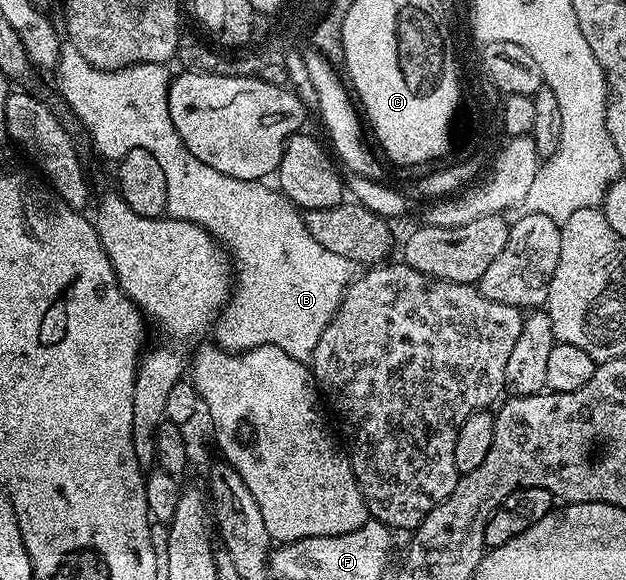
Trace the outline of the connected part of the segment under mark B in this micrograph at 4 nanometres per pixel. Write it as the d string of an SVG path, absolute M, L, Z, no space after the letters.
M64 44L60 48L54 77L65 104L92 137L93 148L102 157L112 160L119 160L134 148L146 148L146 152L162 164L162 173L166 175L167 213L178 220L200 226L230 255L234 267L234 289L228 305L216 319L215 345L231 354L259 346L273 346L282 348L286 356L294 356L294 360L307 363L314 348L318 348L318 340L322 340L322 332L326 332L326 324L330 324L336 315L346 288L357 277L358 267L346 260L346 256L338 256L322 248L322 244L310 236L301 211L279 189L271 190L263 181L234 180L234 176L217 172L210 168L210 164L202 164L202 160L198 160L198 156L182 144L182 136L178 136L174 128L174 120L170 120L168 87L174 74L168 68L162 62L140 62L137 66L123 66L121 70L99 70L86 60L86 56L82 56L82 52L78 52L78 48Z

